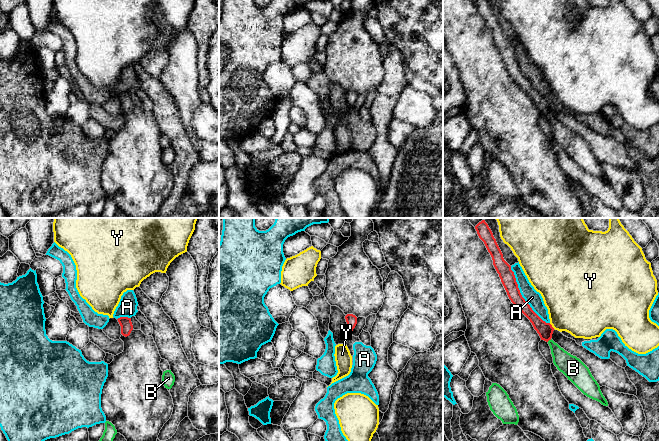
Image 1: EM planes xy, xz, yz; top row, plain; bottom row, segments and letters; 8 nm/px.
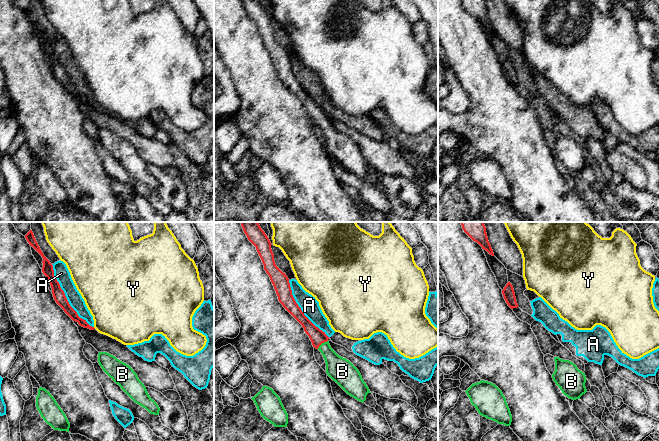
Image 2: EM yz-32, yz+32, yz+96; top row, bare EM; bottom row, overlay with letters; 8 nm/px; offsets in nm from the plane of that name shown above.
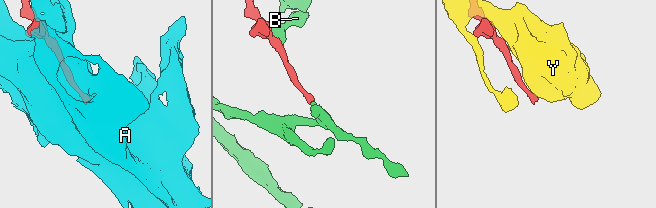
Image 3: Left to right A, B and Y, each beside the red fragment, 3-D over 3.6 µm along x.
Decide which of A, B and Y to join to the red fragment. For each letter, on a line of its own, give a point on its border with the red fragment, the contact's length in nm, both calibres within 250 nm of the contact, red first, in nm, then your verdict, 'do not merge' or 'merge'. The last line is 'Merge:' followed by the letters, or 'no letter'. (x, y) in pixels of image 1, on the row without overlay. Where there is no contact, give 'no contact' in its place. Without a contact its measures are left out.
A: contact yz (521, 72); length 550 nm; calibres 120 and 120 nm; do not merge
B: contact yz (549, 115); length 40 nm; calibres 130 and 160 nm; merge
Y: contact yz (551, 102); length 60 nm; calibres 130 and 440 nm; do not merge
Merge: B

